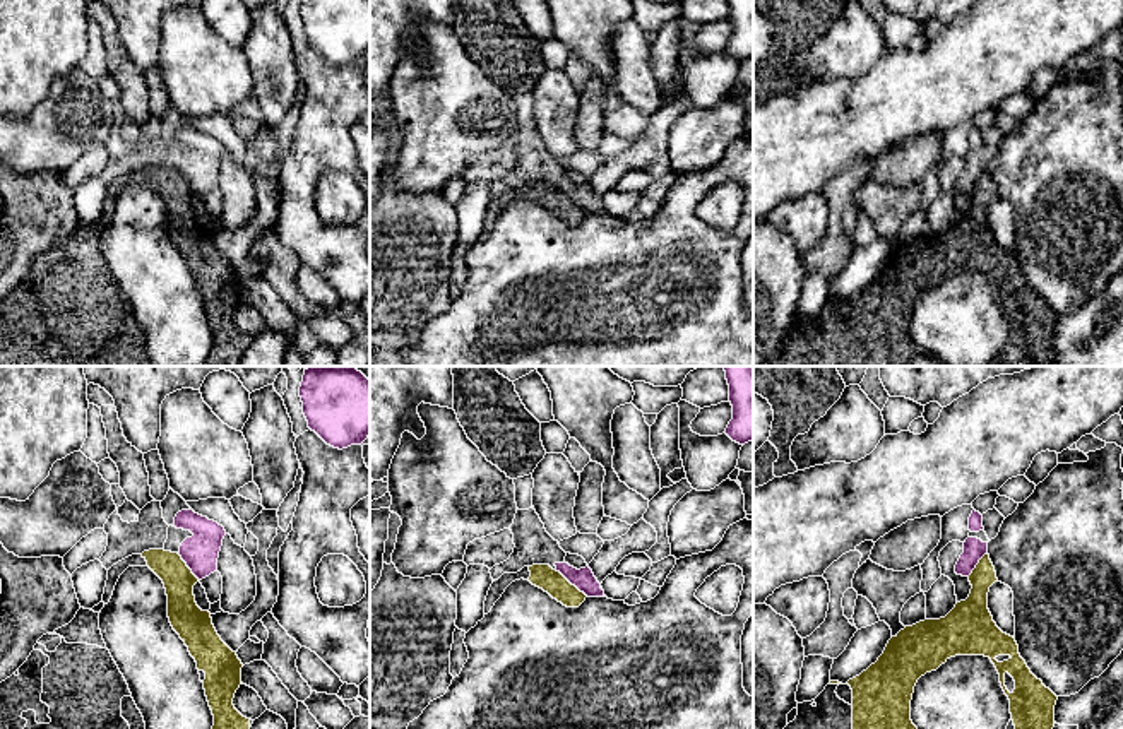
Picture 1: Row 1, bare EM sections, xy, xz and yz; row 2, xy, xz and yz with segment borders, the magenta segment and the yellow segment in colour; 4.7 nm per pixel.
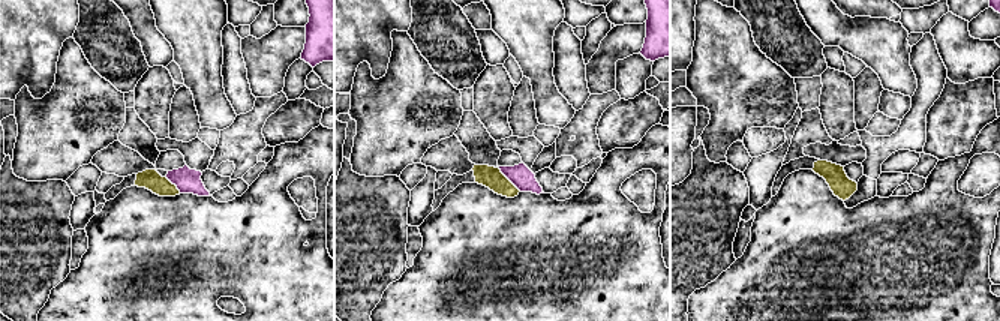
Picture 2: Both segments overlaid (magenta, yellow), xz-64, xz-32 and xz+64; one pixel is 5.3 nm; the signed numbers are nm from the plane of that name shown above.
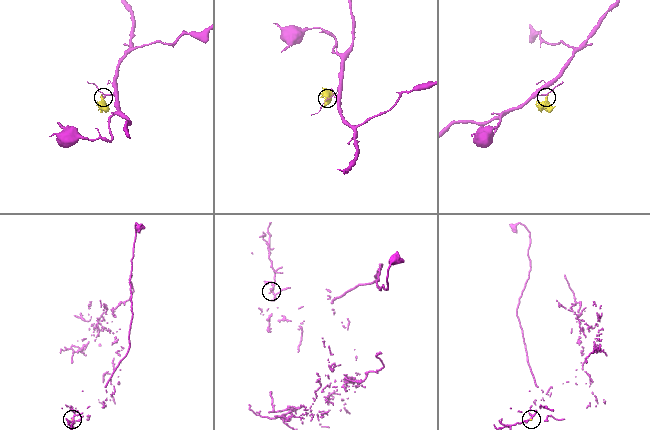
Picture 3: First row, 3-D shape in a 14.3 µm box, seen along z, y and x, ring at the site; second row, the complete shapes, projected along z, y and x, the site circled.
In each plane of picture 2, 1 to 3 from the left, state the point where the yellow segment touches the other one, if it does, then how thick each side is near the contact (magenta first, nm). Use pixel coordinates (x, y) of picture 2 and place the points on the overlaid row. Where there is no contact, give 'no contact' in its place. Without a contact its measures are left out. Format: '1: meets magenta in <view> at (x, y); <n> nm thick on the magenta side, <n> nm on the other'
1: meets magenta in xz-64 at (174, 183); 130 nm thick on the magenta side, 110 nm on the other
2: meets magenta in xz-32 at (510, 180); 120 nm thick on the magenta side, 120 nm on the other
3: no contact

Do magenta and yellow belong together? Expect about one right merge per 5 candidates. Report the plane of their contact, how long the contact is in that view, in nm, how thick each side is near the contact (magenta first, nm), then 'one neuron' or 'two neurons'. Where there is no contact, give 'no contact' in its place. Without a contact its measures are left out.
meets magenta in xz; contact 200 nm long; 100 nm thick on the magenta side, 110 nm on the other; two neurons

